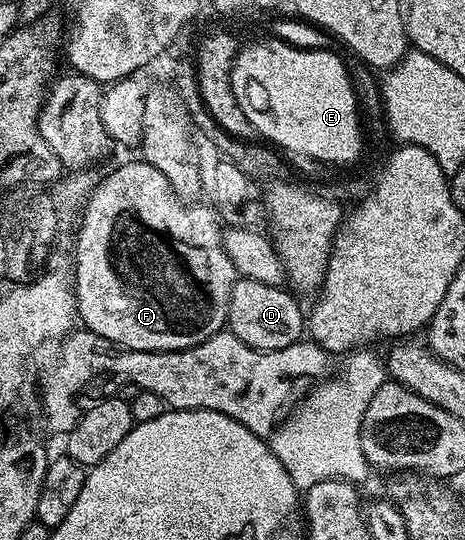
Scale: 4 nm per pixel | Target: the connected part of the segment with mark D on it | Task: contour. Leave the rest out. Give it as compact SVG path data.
M236 277L229 296L226 329L237 340L258 350L280 350L300 341L305 334L305 310L299 307L296 295L283 286L270 286L261 280Z

